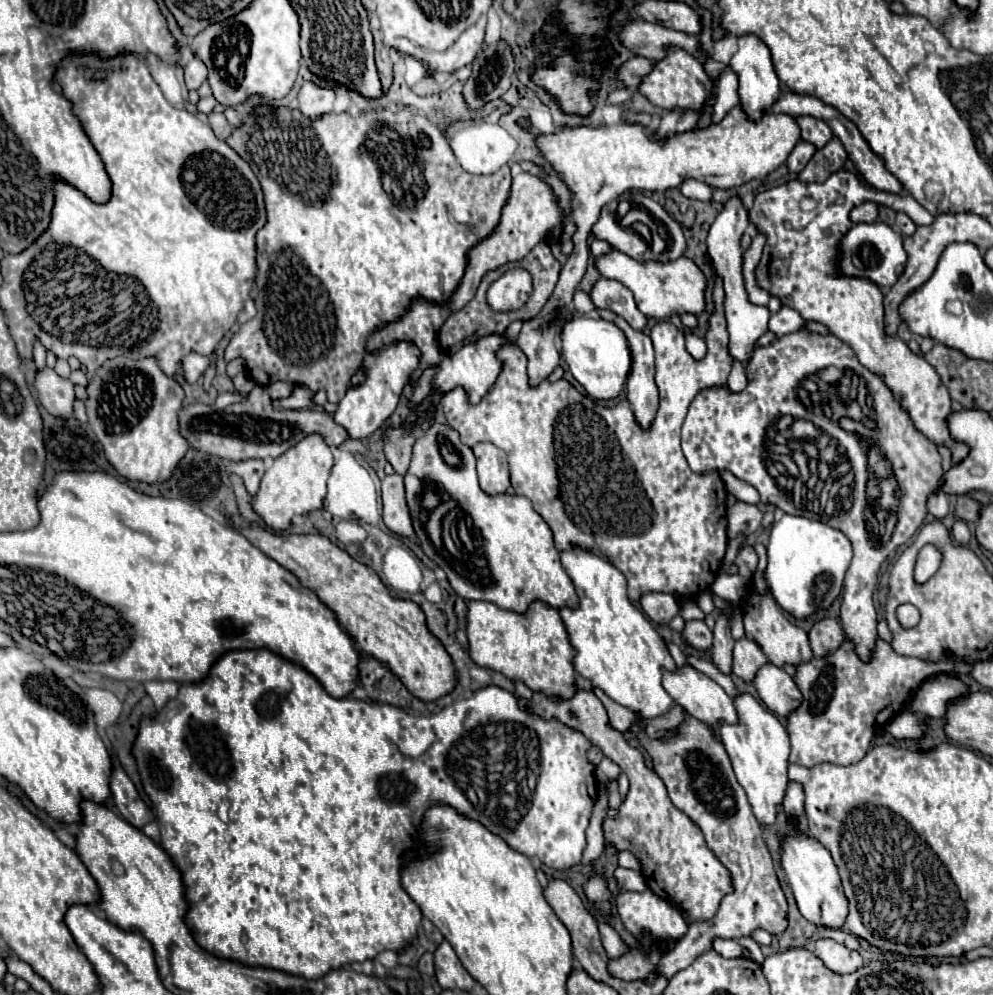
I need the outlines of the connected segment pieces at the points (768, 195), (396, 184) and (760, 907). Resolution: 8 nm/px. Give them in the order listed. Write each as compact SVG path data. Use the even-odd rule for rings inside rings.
M846 169L832 173L822 183L792 179L758 193L750 209L750 221L758 233L766 237L764 253L756 269L758 287L778 297L782 305L796 309L804 319L826 325L830 333L848 343L858 361L878 373L894 391L900 405L910 413L914 427L930 441L948 445L952 449L952 461L958 463L968 455L968 447L950 439L946 417L952 413L952 401L936 369L924 357L912 353L898 337L884 335L884 295L880 287L864 277L846 277L840 271L838 241L842 241L852 227L850 209L866 201L882 203L882 191L868 187L858 175Z
M262 103L254 107L254 113L250 117L244 117L244 123L232 131L226 143L254 169L254 175L258 177L264 191L264 205L268 215L266 225L256 233L256 279L254 279L256 315L254 319L240 325L240 329L232 335L226 347L226 361L244 357L248 361L248 371L258 385L290 381L294 385L308 385L312 391L326 389L330 403L340 403L340 399L346 395L350 377L356 373L356 369L364 359L364 349L366 349L364 341L378 325L402 317L410 301L416 297L424 297L428 301L450 299L450 295L454 293L464 275L468 249L476 245L480 239L488 237L498 225L500 211L508 199L512 183L508 165L504 165L492 175L466 173L458 165L446 137L438 131L438 127L422 115L414 115L410 107L398 109L396 113L390 109L364 111L358 117L346 111L338 115L326 113L318 117L318 121L310 121L298 109L272 107Z
M684 713L684 721L676 727L676 735L670 739L650 739L646 735L644 725L632 725L630 731L638 739L638 743L650 753L654 761L654 771L660 775L668 789L668 797L672 803L682 809L704 833L706 845L714 851L714 855L722 861L726 869L732 873L732 883L734 883L734 893L726 895L720 903L718 913L710 921L702 923L692 923L688 927L688 933L676 943L676 947L670 953L664 953L660 963L658 963L658 973L664 977L672 977L674 973L686 969L698 955L706 953L712 949L712 941L716 937L722 939L740 939L748 937L754 929L766 929L772 935L778 935L786 929L788 925L788 903L786 897L780 889L772 857L768 853L768 847L762 839L760 825L748 805L746 791L742 785L736 781L736 775L732 771L728 753L724 745L712 735L710 725L694 719L692 715ZM682 733L698 733L694 739L694 749L698 749L716 769L720 779L712 783L696 783L692 781L692 771L684 767L682 763Z

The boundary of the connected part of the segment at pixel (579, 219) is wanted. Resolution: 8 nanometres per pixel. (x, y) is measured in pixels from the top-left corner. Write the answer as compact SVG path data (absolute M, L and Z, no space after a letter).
M734 107L724 115L720 123L712 123L706 129L692 129L684 133L674 133L662 141L654 139L652 133L638 125L620 121L616 125L602 127L560 127L554 133L538 135L534 139L538 153L552 165L562 183L572 193L572 221L576 231L572 235L574 251L562 265L558 283L550 301L542 307L542 313L522 325L518 335L518 347L528 357L528 377L532 385L546 379L560 361L558 349L558 313L572 303L572 295L584 277L588 265L588 235L598 221L602 205L616 199L628 189L644 191L664 191L670 187L680 187L686 179L698 179L712 189L732 189L746 181L762 179L776 167L786 163L794 145L800 141L800 127L794 117L784 113L764 113L760 121L750 121L740 107Z

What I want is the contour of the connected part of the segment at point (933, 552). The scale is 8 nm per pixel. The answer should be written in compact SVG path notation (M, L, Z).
M924 545L918 553L918 561L916 561L916 571L914 571L914 577L918 583L924 583L928 581L940 567L940 561L942 561L942 553L936 545Z

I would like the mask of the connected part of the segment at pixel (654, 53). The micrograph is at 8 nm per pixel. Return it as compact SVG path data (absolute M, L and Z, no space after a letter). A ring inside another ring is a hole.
M632 19L630 23L626 23L620 29L618 37L620 37L620 43L634 55L654 59L654 61L662 59L666 55L668 45L682 47L696 57L702 55L698 37L690 37L688 33L666 29L662 25L654 25L654 23L642 21L642 19Z

